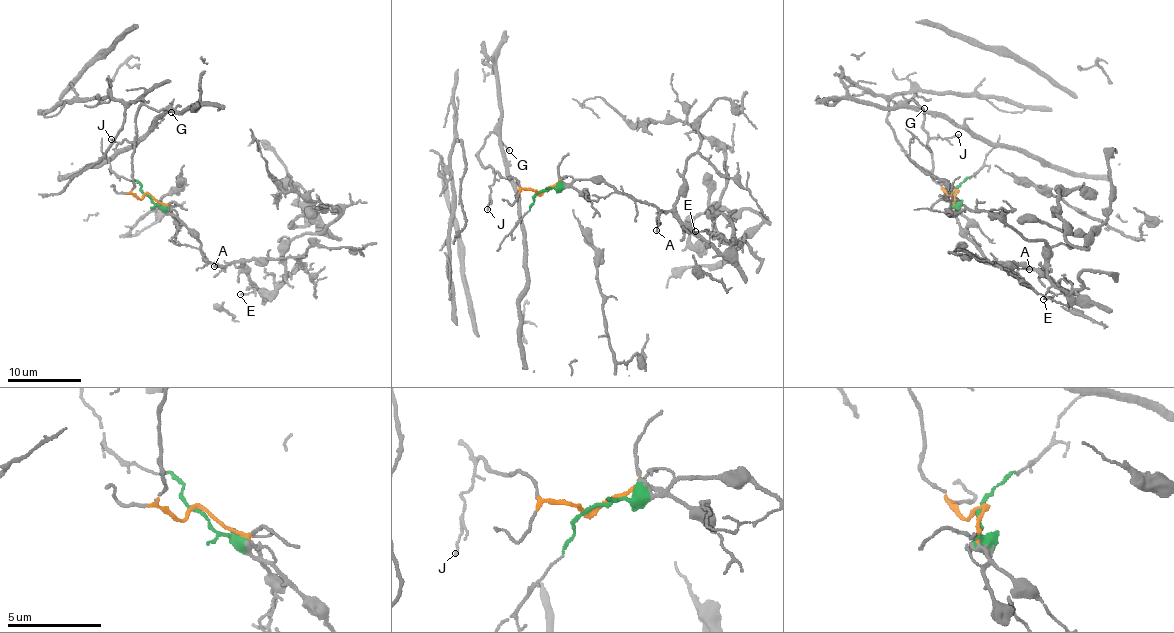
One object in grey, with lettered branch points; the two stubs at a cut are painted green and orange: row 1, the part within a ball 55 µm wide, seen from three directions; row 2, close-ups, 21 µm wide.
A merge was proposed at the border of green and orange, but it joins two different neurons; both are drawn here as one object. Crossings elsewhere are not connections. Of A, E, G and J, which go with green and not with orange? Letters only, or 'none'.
A, E

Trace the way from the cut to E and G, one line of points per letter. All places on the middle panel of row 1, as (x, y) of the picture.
E: (539, 193), (575, 180), (604, 180), (635, 199), (675, 215), (707, 241), (706, 231), (695, 231)
G: (538, 193), (483, 166), (478, 155), (491, 133), (495, 133), (509, 151)

